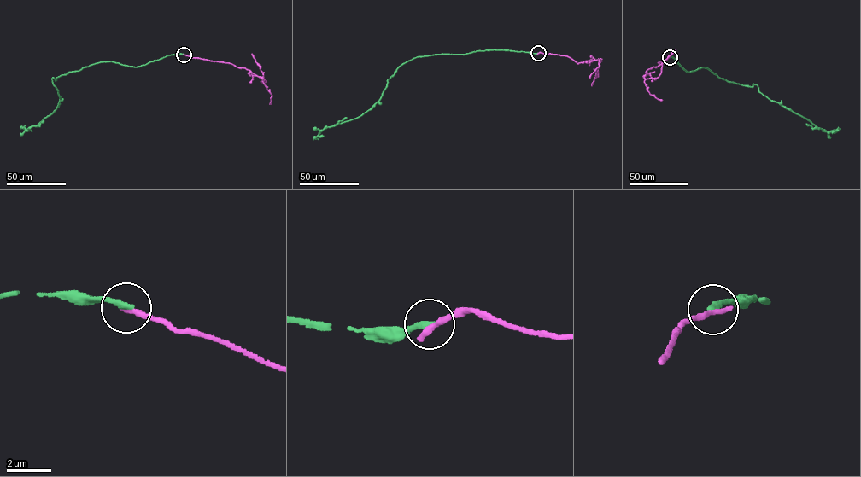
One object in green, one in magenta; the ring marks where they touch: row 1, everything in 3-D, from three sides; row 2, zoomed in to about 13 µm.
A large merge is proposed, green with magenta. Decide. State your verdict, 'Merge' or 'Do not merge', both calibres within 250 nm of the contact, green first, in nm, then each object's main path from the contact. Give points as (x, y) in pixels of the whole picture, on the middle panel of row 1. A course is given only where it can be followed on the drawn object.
Do not merge. Thickness 300 nm (green) against 280 nm. Course of green: (538, 53), (494, 49), (417, 57), (387, 79), (381, 98), (371, 108), (325, 127), (315, 136), (323, 136). Course of magenta: (538, 53), (567, 55), (577, 63), (593, 58), (600, 59), (597, 76), (592, 85)

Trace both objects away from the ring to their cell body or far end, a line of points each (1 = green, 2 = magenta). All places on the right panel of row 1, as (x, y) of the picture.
1: (670, 57), (688, 72), (706, 67), (729, 82), (756, 84), (764, 95), (818, 127), (837, 130), (832, 133)
2: (670, 57), (658, 62), (659, 65), (657, 66), (647, 70), (646, 78), (658, 77), (663, 61), (675, 50)

